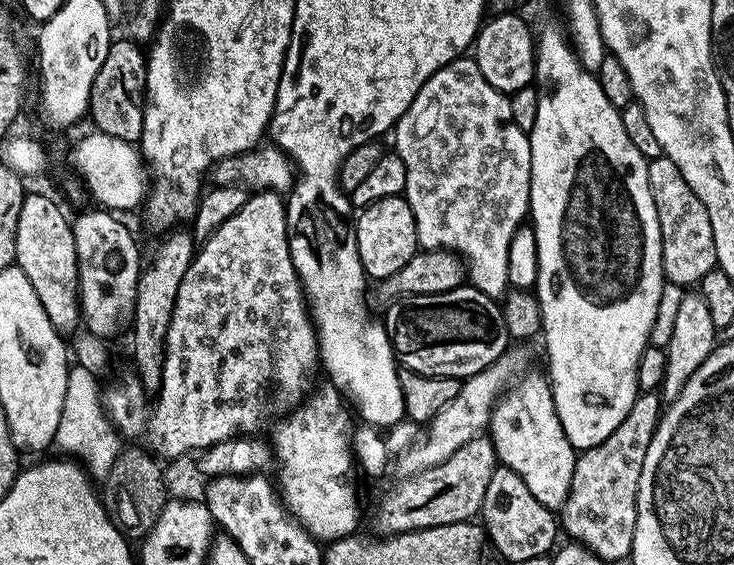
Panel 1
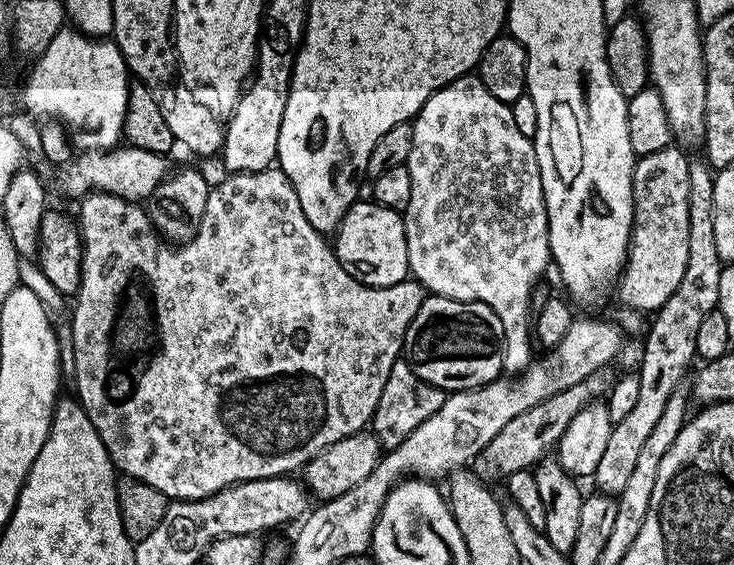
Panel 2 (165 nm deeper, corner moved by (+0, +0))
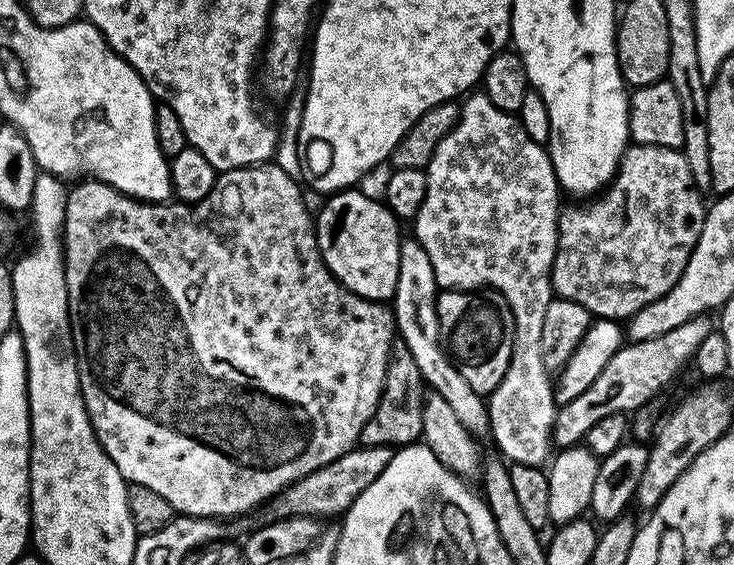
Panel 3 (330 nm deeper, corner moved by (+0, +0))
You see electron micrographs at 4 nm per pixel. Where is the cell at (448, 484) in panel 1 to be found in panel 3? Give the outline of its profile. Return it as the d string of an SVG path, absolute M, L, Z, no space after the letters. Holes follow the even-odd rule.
M705 314L682 322L682 326L678 326L678 330L670 330L670 334L625 343L610 358L605 369L588 389L569 404L559 405L554 429L555 443L561 449L579 445L590 428L595 423L602 422L602 418L615 412L632 414L638 408L651 405L651 400L683 370L684 363L687 360L689 363L695 357L698 346L702 346L706 339L706 334L713 331L713 317Z

